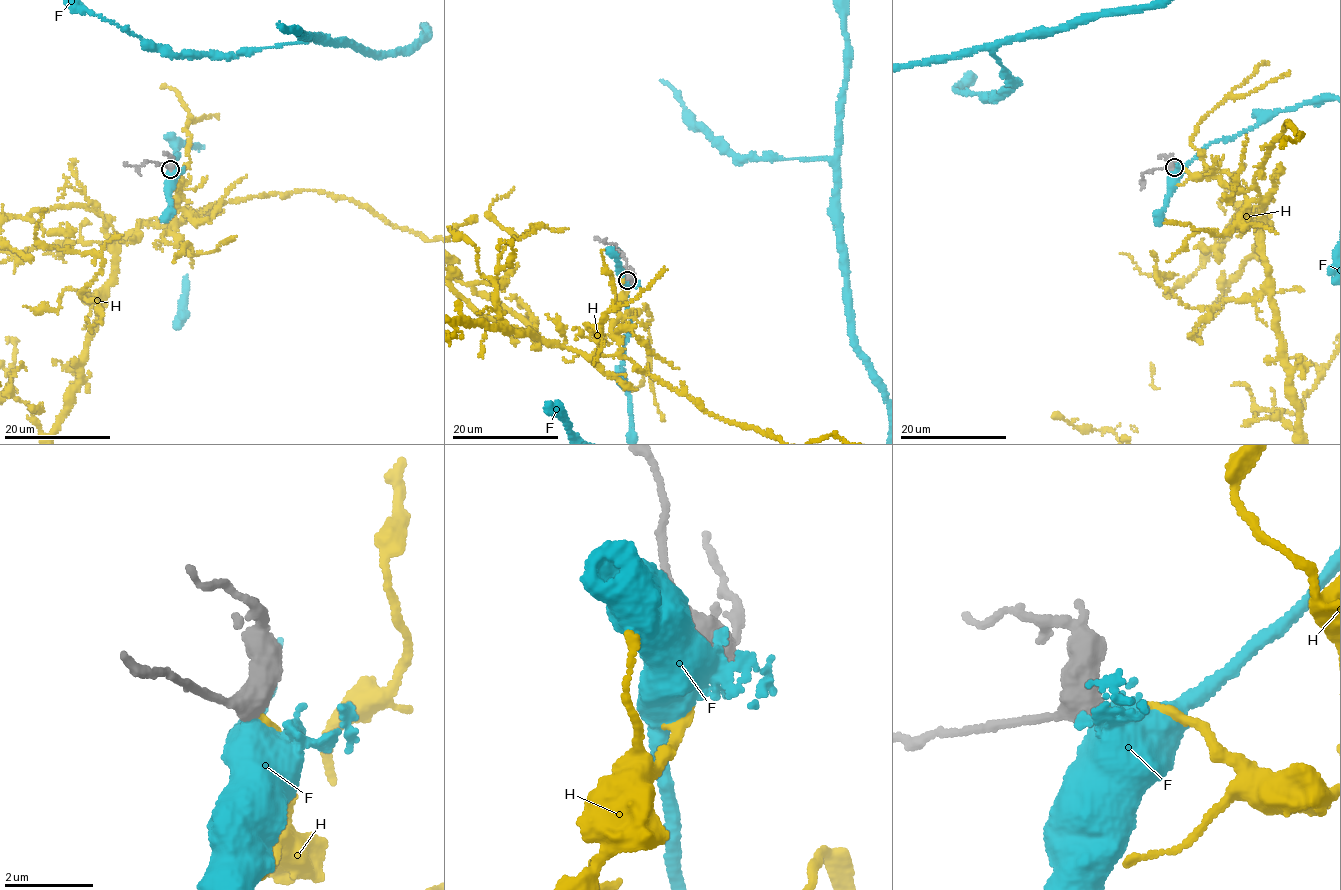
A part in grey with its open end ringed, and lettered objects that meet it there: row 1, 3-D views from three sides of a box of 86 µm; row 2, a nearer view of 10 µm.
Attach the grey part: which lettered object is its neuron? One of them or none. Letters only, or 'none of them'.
H

